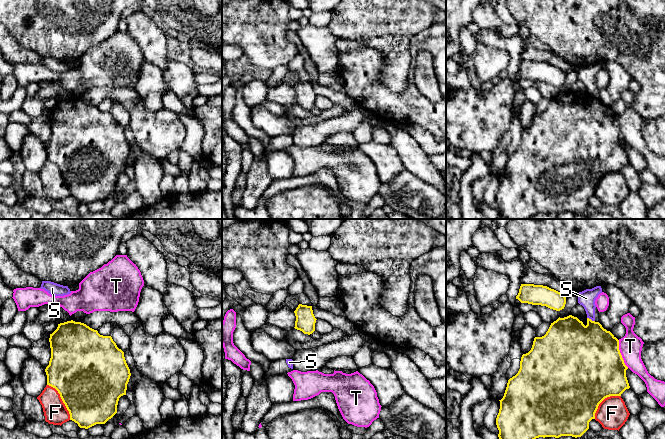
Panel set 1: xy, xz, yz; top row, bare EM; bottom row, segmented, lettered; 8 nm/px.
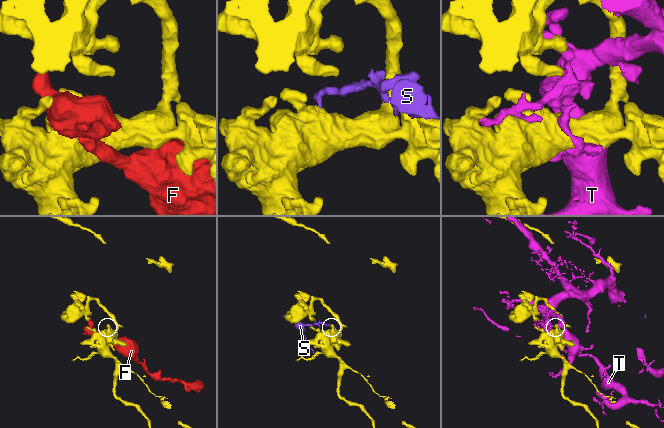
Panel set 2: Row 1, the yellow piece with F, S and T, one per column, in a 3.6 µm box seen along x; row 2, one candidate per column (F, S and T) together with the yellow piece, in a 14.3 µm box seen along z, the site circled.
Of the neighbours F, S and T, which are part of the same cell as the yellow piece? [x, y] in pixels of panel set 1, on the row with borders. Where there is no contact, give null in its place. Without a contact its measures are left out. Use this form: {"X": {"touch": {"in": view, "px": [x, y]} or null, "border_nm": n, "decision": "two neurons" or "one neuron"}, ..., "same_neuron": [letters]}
{"F": {"touch": {"in": "xy", "px": [62, 400]}, "border_nm": 340, "decision": "two neurons"}, "S": {"touch": {"in": "yz", "px": [590, 319]}, "border_nm": 70, "decision": "two neurons"}, "T": {"touch": {"in": "yz", "px": [620, 354]}, "border_nm": 240, "decision": "two neurons"}, "same_neuron": []}

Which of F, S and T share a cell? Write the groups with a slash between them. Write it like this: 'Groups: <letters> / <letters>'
Groups: F / S / T

